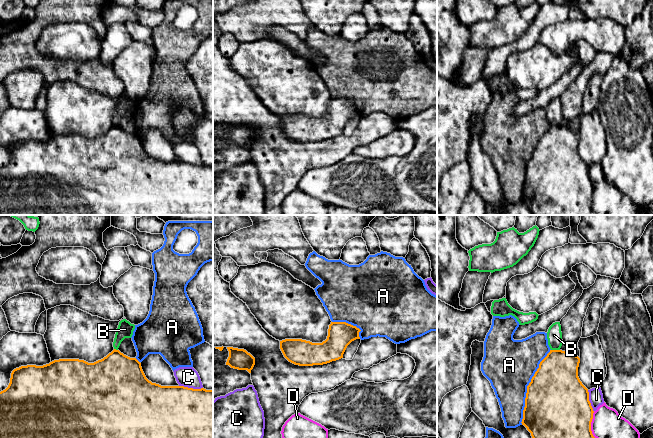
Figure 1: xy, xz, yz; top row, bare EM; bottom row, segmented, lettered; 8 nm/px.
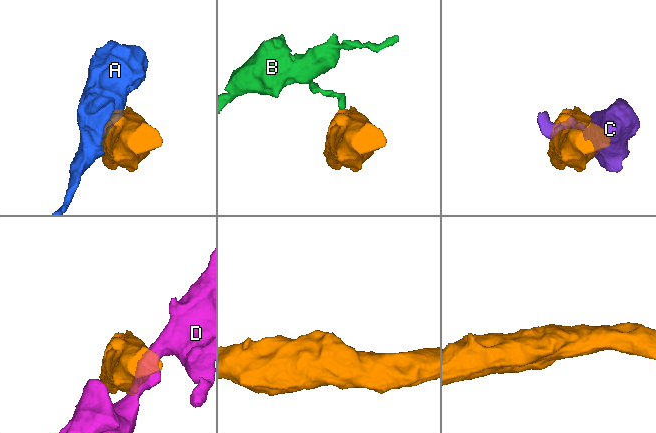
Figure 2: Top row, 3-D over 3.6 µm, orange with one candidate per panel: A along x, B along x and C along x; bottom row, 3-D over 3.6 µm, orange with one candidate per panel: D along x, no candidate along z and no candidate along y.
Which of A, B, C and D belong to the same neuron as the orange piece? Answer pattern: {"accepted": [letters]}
{"accepted": []}

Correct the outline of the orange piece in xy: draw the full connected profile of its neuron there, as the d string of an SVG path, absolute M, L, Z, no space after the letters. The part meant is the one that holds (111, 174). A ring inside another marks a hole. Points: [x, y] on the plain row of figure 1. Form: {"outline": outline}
{"outline": "M116 125L94 139L59 135L43 142L21 142L12 147L8 163L0 168L0 215L213 215L213 166L152 159L136 134L130 134Z"}

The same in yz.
{"outline": "M550 126L527 162L522 201L533 215L597 215L591 207L593 184L588 165L578 153L580 134L562 126Z"}

